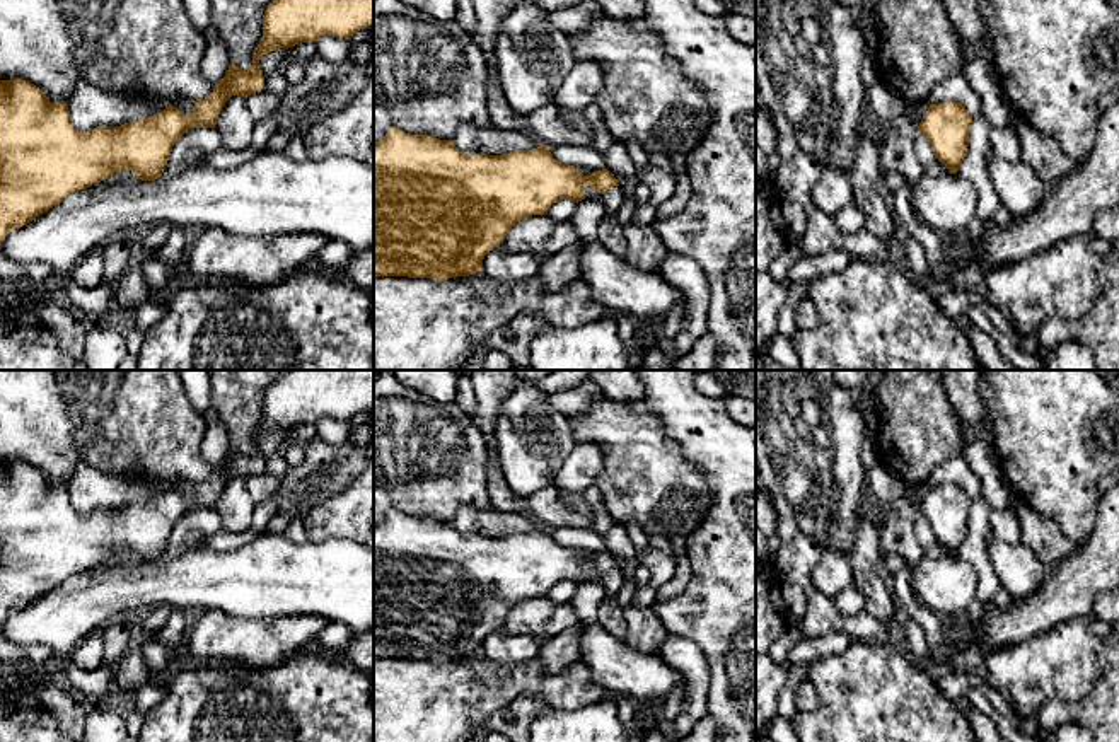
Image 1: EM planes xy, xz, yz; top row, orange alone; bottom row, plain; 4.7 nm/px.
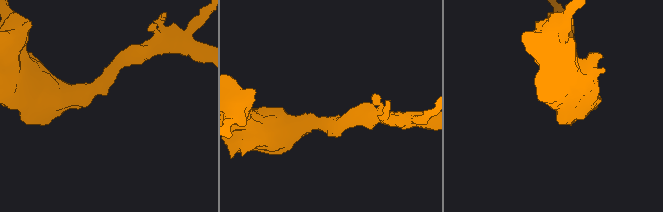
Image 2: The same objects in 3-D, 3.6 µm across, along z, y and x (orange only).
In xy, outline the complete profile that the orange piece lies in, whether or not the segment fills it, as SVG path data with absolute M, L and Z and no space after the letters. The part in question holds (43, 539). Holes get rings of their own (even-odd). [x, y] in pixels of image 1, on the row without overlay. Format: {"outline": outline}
{"outline": "M287 370L268 387L263 397L263 420L252 435L251 450L246 454L230 445L225 459L215 466L213 474L205 481L193 483L194 493L189 498L169 486L164 493L145 501L121 508L99 508L87 515L73 508L67 484L49 484L44 474L29 462L0 462L0 624L9 614L27 607L67 578L87 571L119 553L131 553L142 563L160 559L179 519L193 510L215 510L222 490L232 478L247 479L264 471L259 442L268 433L288 432L299 425L316 425L326 416L351 421L370 406L374 406L374 370Z"}

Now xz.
{"outline": "M389 510L382 522L374 524L374 658L444 664L476 657L484 638L503 624L517 604L546 597L560 582L585 582L585 568L600 575L617 568L617 561L607 551L583 558L575 548L558 544L546 527L503 537L462 536L452 522Z"}

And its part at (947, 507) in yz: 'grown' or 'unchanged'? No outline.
unchanged

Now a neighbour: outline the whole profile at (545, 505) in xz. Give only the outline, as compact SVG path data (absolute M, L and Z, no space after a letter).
M549 484L524 498L527 503L527 513L531 513L541 527L575 527L575 529L594 529L594 520L568 508L561 501L561 491Z

